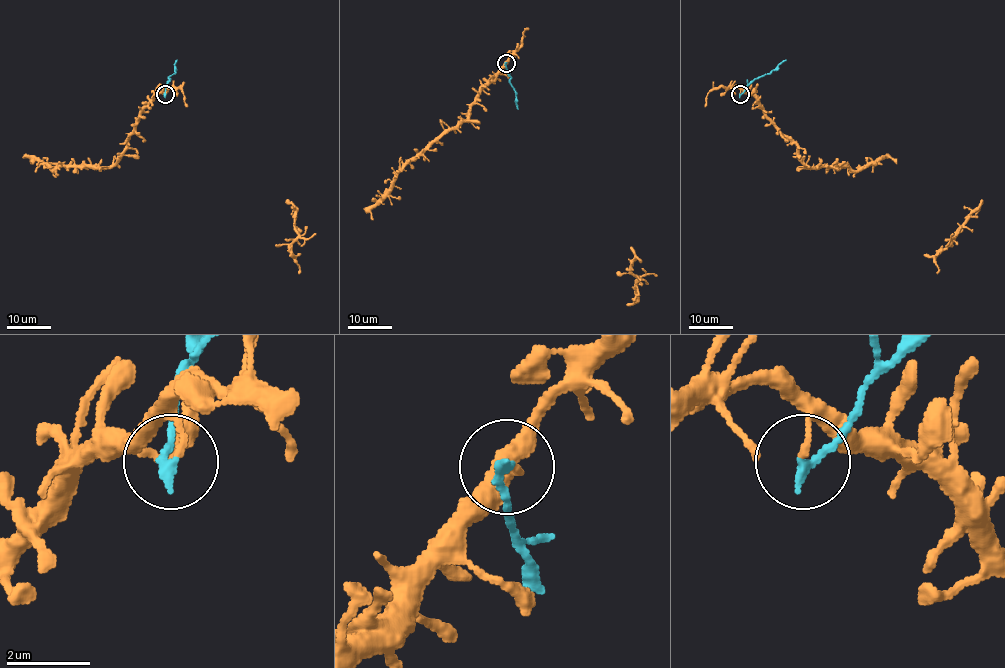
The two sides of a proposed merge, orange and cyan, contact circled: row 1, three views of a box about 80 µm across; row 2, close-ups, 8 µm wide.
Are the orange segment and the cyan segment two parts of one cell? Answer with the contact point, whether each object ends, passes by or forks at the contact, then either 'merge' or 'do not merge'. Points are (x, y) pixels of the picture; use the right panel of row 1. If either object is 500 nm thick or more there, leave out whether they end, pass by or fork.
(740, 94) | orange ends | cyan ends | do not merge

